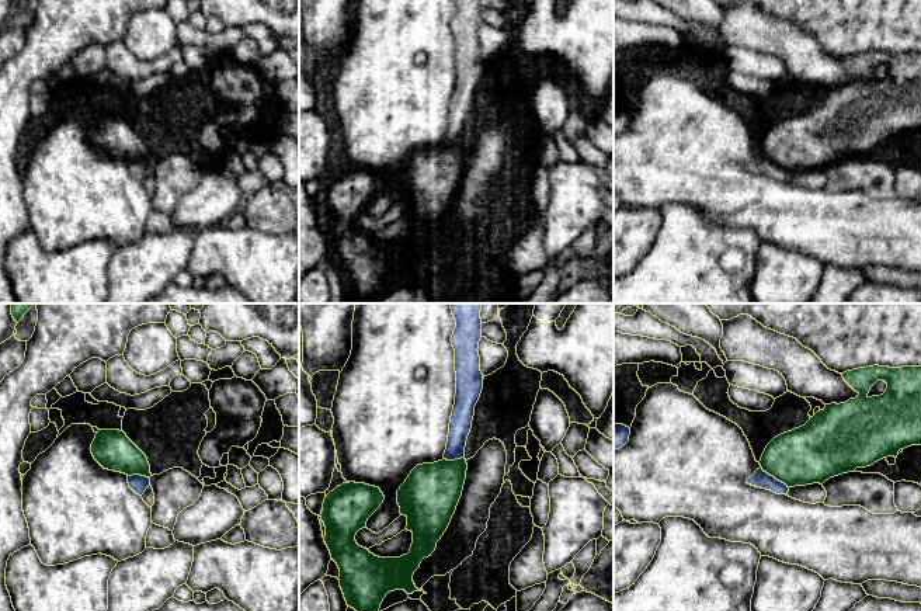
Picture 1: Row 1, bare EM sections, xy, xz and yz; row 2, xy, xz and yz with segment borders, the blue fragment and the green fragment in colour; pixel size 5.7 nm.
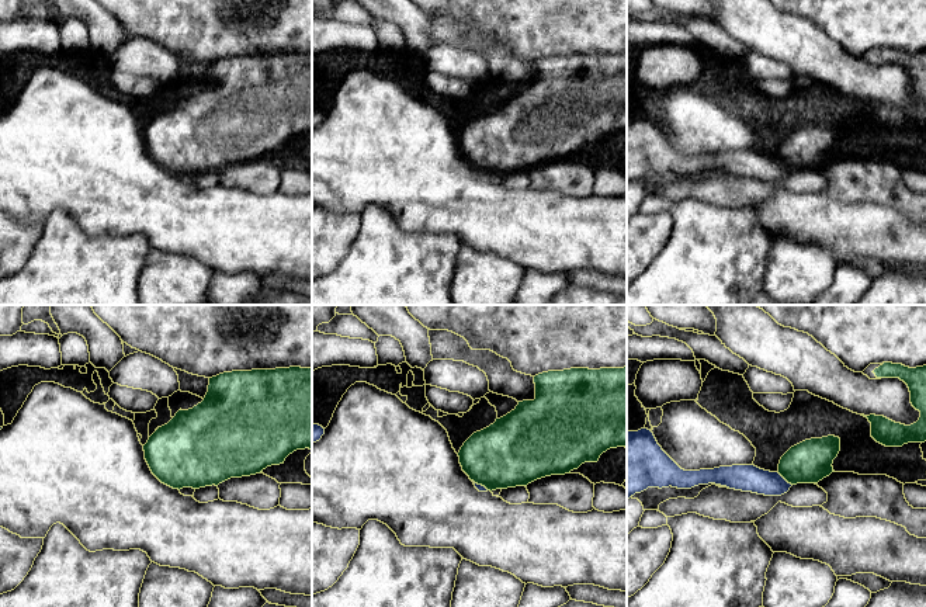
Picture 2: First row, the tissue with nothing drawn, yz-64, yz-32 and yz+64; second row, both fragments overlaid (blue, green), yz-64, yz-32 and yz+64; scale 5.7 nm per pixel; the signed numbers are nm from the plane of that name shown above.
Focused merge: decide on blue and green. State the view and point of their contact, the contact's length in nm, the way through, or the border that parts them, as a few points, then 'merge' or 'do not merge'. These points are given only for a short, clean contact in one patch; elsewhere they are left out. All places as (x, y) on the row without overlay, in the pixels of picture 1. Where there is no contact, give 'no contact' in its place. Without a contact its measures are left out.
contact yz (772, 162); length 200 nm; border yz (761, 152), (788, 173); do not merge

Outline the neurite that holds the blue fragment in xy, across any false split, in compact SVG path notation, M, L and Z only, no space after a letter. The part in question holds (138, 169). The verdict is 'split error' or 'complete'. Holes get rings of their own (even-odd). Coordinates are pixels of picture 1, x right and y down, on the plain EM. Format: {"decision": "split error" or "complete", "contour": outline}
{"decision": "complete", "contour": "M140 160L128 162L129 173L139 181L150 171L150 164Z"}

